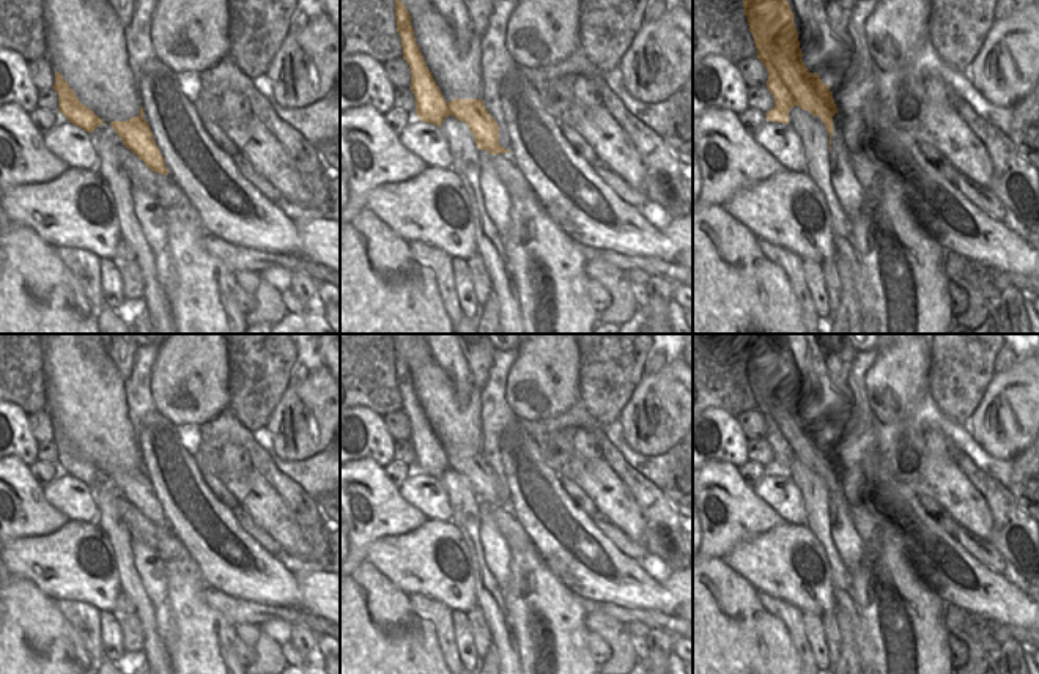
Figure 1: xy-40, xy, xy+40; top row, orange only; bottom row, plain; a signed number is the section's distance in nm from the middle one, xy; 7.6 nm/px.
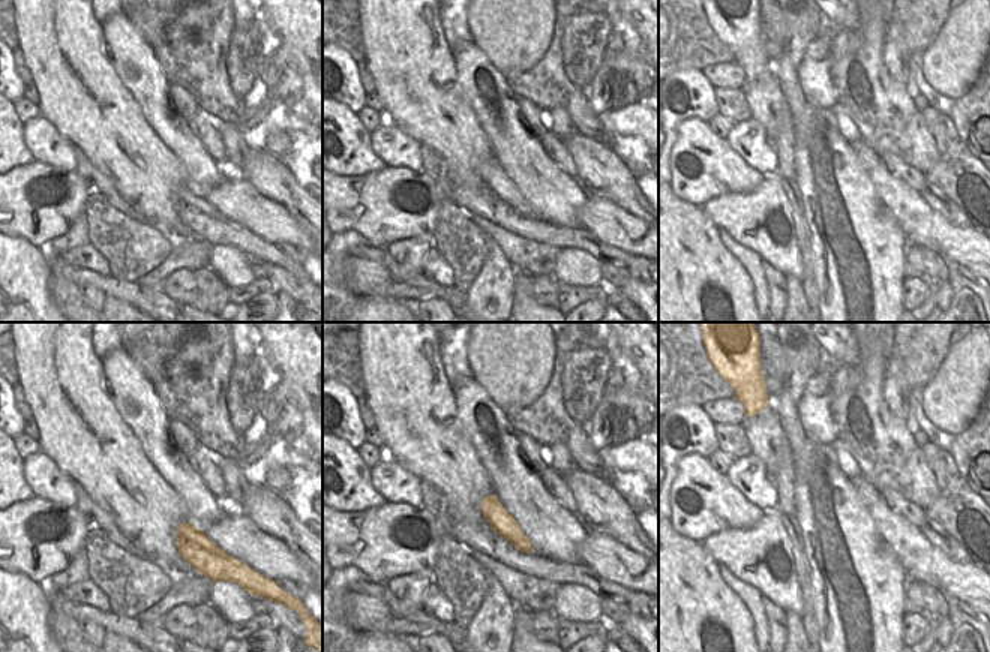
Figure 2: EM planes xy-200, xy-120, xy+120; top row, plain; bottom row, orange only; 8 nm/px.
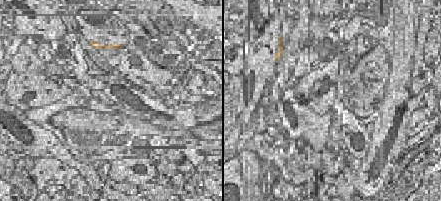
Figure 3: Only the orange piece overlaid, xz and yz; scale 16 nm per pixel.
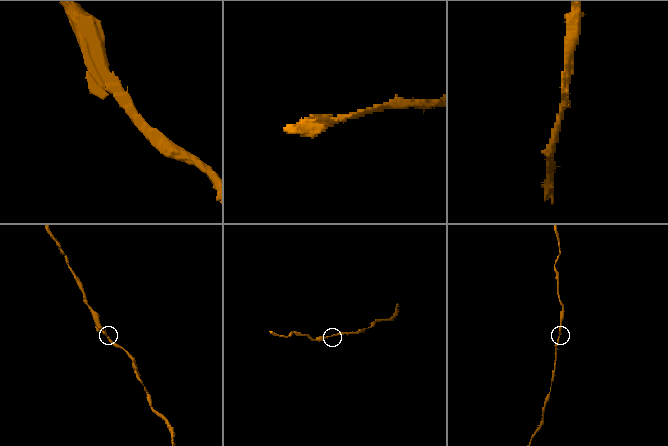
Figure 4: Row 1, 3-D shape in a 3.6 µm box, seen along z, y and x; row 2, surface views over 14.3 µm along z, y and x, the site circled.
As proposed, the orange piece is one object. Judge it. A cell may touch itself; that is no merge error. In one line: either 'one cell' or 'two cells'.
one cell

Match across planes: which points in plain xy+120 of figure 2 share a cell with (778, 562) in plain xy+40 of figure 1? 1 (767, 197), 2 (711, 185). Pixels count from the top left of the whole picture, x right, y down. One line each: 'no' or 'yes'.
1: yes
2: no

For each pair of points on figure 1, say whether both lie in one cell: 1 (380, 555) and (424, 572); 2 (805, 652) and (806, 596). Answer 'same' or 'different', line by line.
1: same
2: different

